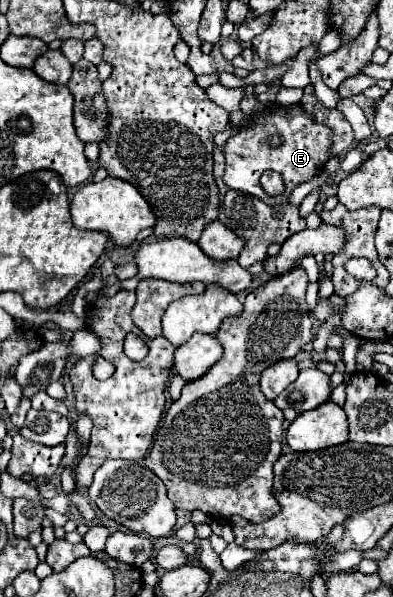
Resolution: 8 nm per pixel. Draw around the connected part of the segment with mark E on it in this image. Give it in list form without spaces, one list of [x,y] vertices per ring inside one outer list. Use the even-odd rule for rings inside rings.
[[[293,105],[293,107],[271,107],[269,113],[255,117],[253,125],[247,129],[241,129],[235,137],[231,137],[225,145],[225,175],[223,181],[229,189],[235,191],[243,191],[249,195],[259,197],[261,201],[269,203],[269,205],[281,205],[289,199],[291,191],[299,185],[305,183],[309,179],[313,179],[321,167],[327,163],[329,159],[329,147],[331,147],[331,129],[315,123],[311,117],[307,117],[307,113],[303,113],[301,105]],[[279,133],[283,135],[283,143],[279,147],[267,147],[267,137]],[[263,171],[277,171],[283,177],[285,183],[285,191],[281,195],[267,195],[259,183],[259,177],[263,175]]]

